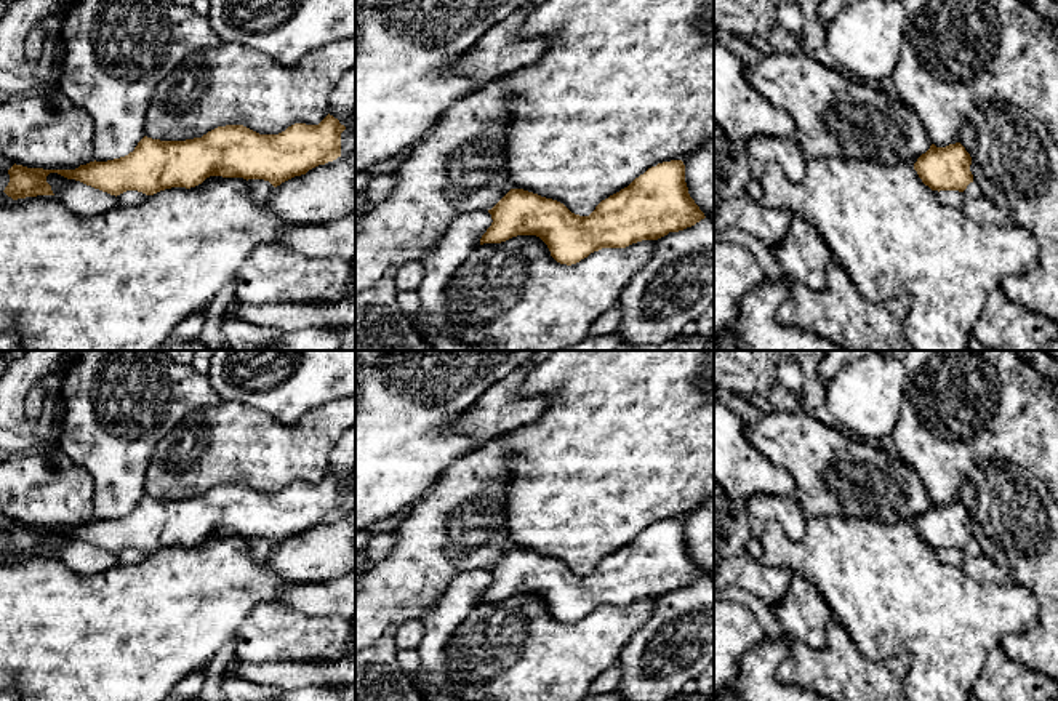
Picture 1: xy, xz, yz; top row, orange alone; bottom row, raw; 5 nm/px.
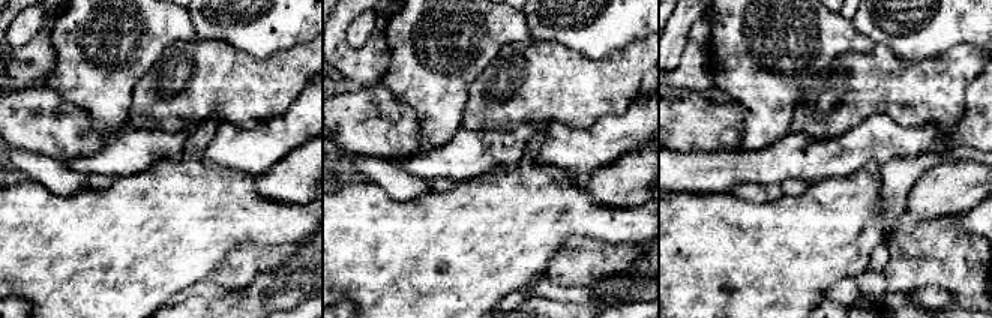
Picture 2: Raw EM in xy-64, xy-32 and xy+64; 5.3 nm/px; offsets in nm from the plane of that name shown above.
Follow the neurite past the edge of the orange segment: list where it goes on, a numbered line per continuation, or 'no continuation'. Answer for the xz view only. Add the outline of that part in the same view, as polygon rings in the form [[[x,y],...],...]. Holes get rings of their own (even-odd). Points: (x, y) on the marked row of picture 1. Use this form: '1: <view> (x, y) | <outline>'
no continuation

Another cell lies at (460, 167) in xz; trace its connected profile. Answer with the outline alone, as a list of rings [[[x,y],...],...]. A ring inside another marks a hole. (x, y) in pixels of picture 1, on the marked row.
[[[504,77],[493,78],[456,99],[392,174],[395,178],[392,192],[355,219],[355,350],[432,350],[395,301],[395,272],[407,261],[421,261],[434,250],[458,216],[488,211],[512,189],[507,170],[509,123]]]

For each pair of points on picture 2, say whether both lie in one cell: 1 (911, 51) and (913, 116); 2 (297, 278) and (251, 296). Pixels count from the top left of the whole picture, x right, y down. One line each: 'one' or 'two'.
1: two
2: one

